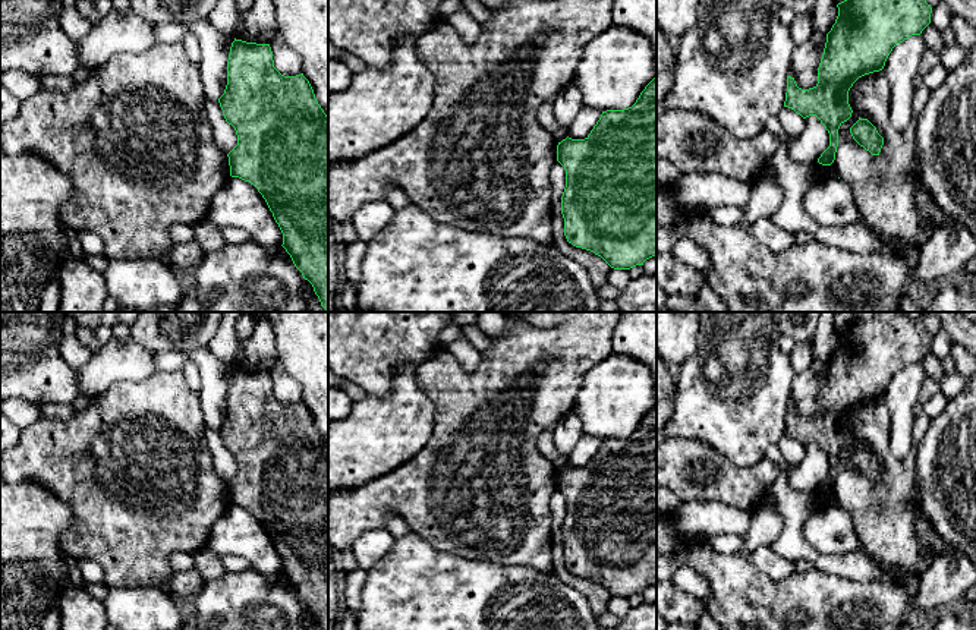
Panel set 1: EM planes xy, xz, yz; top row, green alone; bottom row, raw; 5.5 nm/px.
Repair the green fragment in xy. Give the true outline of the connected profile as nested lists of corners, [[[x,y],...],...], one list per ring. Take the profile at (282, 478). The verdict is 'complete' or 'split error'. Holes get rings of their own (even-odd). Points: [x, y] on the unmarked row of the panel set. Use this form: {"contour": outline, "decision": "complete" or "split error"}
{"contour": [[[234,366],[227,388],[227,413],[224,422],[218,426],[218,431],[226,450],[234,456],[237,463],[237,473],[227,482],[230,504],[249,510],[258,517],[283,561],[281,574],[290,583],[295,595],[302,601],[303,607],[312,612],[319,630],[328,630],[328,444],[318,432],[309,409],[303,401],[296,404],[281,403],[274,396],[270,372],[246,371]]], "decision": "complete"}

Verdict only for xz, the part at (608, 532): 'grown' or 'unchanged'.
unchanged

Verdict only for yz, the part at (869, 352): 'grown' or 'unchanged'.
unchanged

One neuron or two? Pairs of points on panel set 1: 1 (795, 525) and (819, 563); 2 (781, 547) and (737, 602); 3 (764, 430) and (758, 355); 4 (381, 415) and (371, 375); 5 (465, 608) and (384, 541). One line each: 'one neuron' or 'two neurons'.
1: one neuron
2: two neurons
3: one neuron
4: two neurons
5: two neurons

